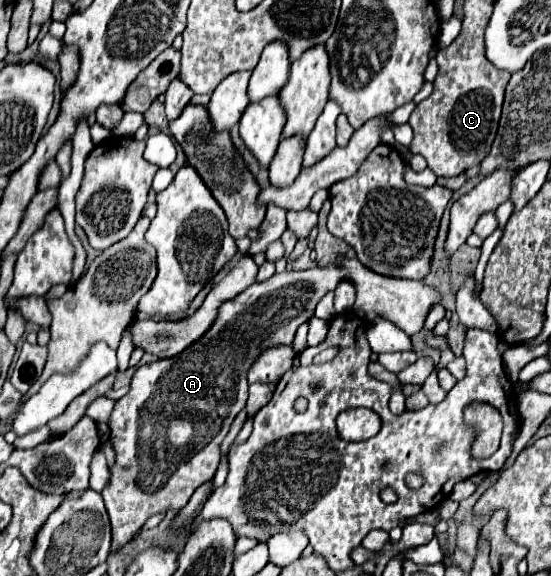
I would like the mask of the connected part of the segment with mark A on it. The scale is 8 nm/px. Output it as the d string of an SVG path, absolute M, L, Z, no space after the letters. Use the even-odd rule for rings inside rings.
M341 259L331 261L323 269L315 267L307 271L275 273L271 279L251 285L235 299L223 303L217 321L197 343L193 343L173 359L163 359L139 367L133 375L131 391L113 407L113 413L109 417L109 439L111 447L115 447L115 463L109 467L111 475L107 487L101 491L111 519L111 551L117 551L125 543L129 543L133 535L143 527L143 523L161 509L183 509L193 491L213 479L219 465L219 445L229 433L233 419L245 407L247 371L253 365L255 357L263 349L273 345L293 345L299 325L313 317L317 303L341 281L349 281L357 289L355 315L363 315L365 321L373 321L375 315L383 317L405 331L409 337L423 329L427 313L435 303L441 301L439 291L421 281L383 277L363 267L357 259ZM207 359L215 361L213 369L211 365L207 365Z

